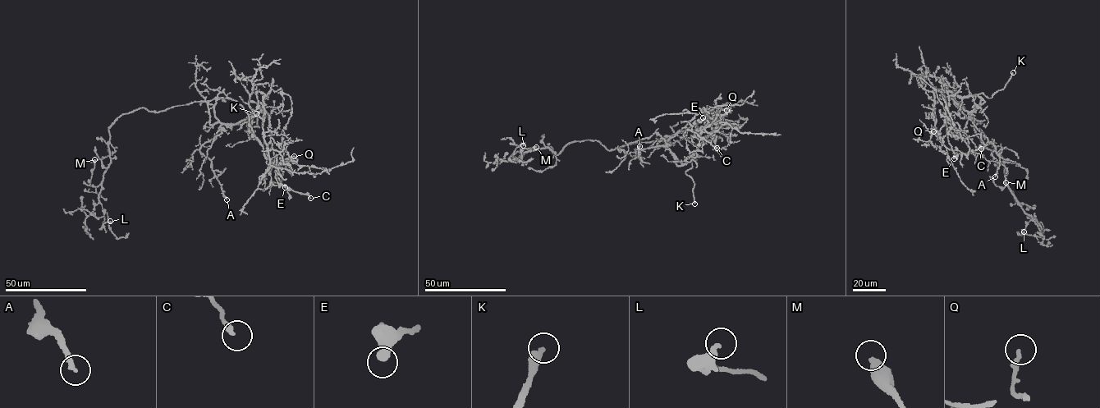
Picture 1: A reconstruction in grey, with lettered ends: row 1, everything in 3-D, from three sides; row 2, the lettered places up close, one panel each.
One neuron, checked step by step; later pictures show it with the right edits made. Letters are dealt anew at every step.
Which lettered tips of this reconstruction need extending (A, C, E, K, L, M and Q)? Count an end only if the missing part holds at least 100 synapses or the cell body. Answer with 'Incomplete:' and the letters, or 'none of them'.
Incomplete: K

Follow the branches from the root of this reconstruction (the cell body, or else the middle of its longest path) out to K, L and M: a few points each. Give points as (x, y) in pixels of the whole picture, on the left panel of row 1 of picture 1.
K: (203, 101), (213, 105), (216, 116), (222, 123), (230, 126), (248, 118), (247, 126), (259, 127), (256, 113)
L: (203, 101), (154, 112), (141, 107), (112, 123), (111, 163), (98, 195), (105, 210), (99, 229), (110, 221)
M: (203, 101), (120, 115), (108, 129), (111, 163), (93, 186), (94, 159)

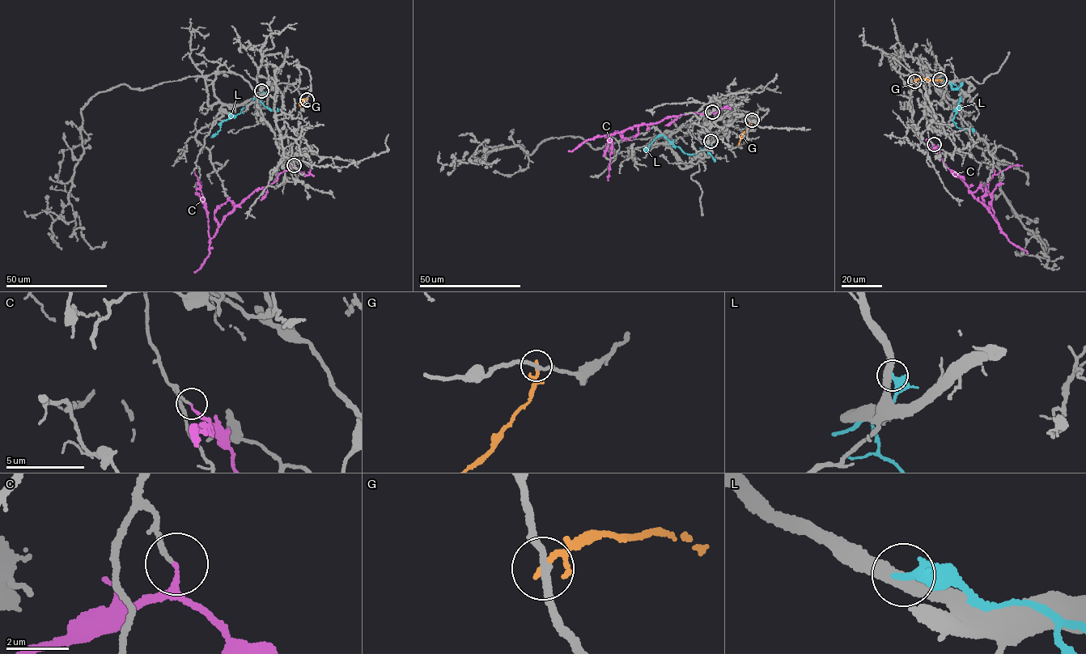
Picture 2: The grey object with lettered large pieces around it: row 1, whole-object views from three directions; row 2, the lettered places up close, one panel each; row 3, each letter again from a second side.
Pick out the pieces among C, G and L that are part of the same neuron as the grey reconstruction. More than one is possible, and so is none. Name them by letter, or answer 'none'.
none

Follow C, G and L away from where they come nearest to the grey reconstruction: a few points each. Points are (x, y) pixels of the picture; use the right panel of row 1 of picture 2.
C: (934, 144), (941, 159), (986, 206), (998, 223), (991, 207), (988, 182), (991, 176), (1009, 167), (1022, 165)
G: (914, 81), (918, 78), (942, 81)
L: (940, 79), (955, 84), (960, 91), (960, 95), (953, 123), (958, 128), (970, 129), (973, 133)

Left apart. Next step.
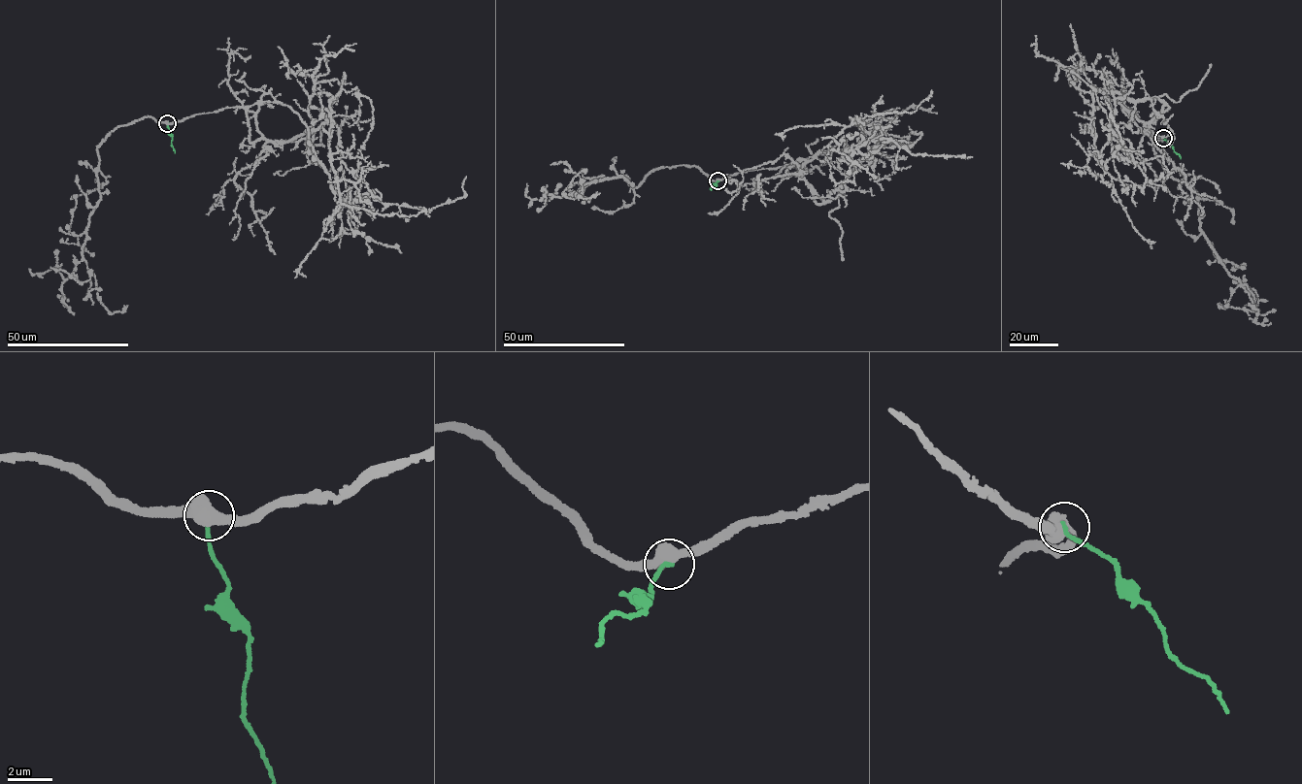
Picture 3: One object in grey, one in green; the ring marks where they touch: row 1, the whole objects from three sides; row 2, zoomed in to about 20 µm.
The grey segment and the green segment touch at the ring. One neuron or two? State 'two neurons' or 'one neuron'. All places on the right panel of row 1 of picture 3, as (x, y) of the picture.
two neurons

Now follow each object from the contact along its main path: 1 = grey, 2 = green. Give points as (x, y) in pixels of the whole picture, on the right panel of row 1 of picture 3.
1: (1163, 138), (1122, 110), (1149, 122), (1158, 115), (1159, 100), (1096, 89), (1094, 145), (1105, 174), (1060, 164)
2: (1163, 138), (1181, 158)

